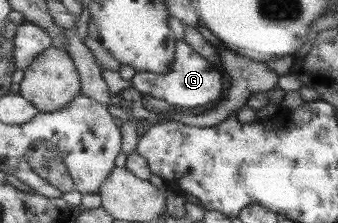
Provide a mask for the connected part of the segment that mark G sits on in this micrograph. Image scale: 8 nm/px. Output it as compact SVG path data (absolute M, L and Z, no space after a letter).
M183 37L177 39L177 61L173 65L172 71L169 71L165 74L155 74L152 72L135 72L134 76L130 80L131 85L133 85L133 88L140 93L140 96L152 96L156 99L163 99L170 105L174 106L177 111L183 111L185 109L186 112L184 113L187 114L188 111L186 109L196 109L196 107L202 107L202 105L208 105L208 103L214 103L214 101L218 101L218 99L220 99L220 95L222 95L222 87L224 87L222 79L224 79L224 77L222 76L222 72L220 72L219 67L217 67L216 63L212 63L210 60L207 60L203 55L200 55L199 52L197 52L195 48L193 48L191 44L187 42L186 38Z

